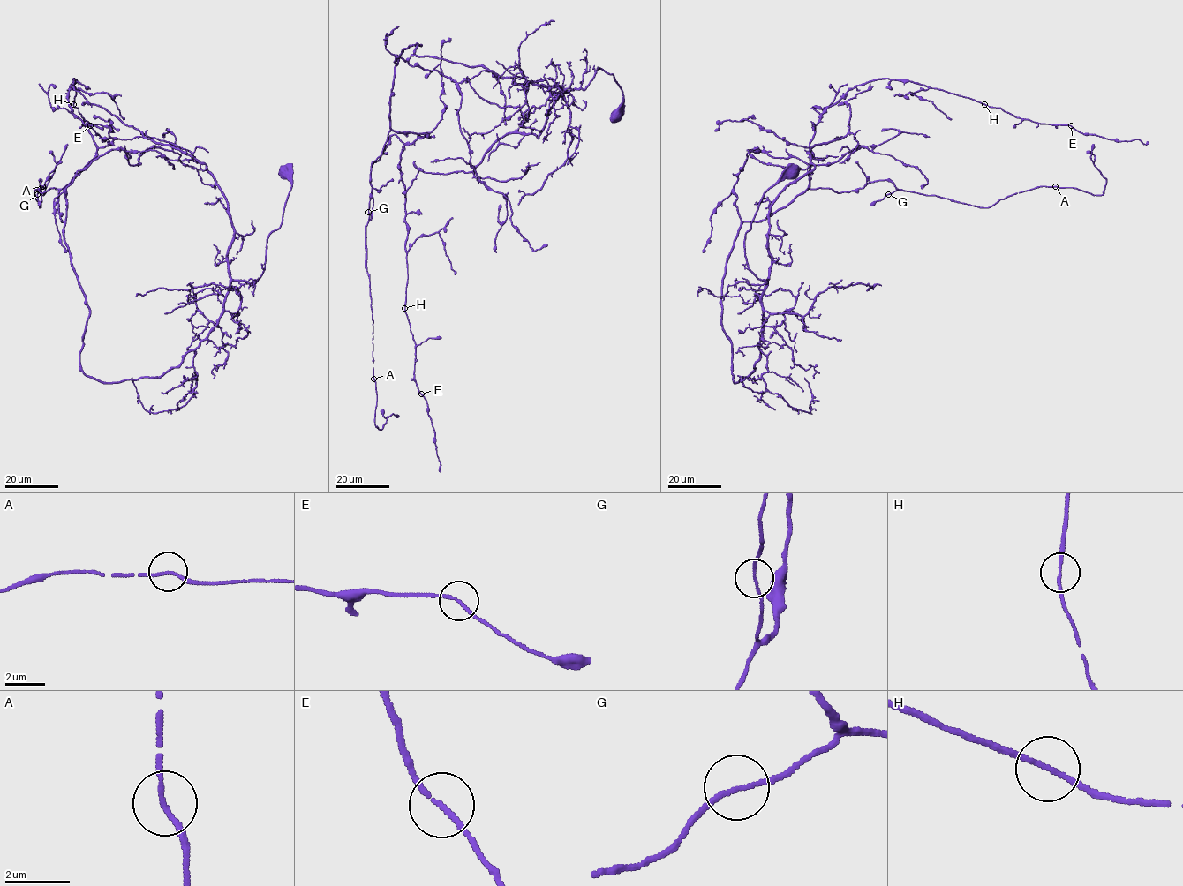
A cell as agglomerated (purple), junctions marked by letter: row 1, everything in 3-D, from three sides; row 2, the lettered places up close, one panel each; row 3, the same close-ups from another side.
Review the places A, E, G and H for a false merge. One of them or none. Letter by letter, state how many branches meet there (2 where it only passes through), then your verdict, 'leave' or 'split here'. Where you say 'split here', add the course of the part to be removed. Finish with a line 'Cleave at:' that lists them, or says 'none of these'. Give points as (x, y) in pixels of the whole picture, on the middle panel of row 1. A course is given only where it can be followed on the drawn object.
A: 2 | leave
E: 2 | leave
G: 2 | leave
H: 2 | leave
Cleave at: none of these

